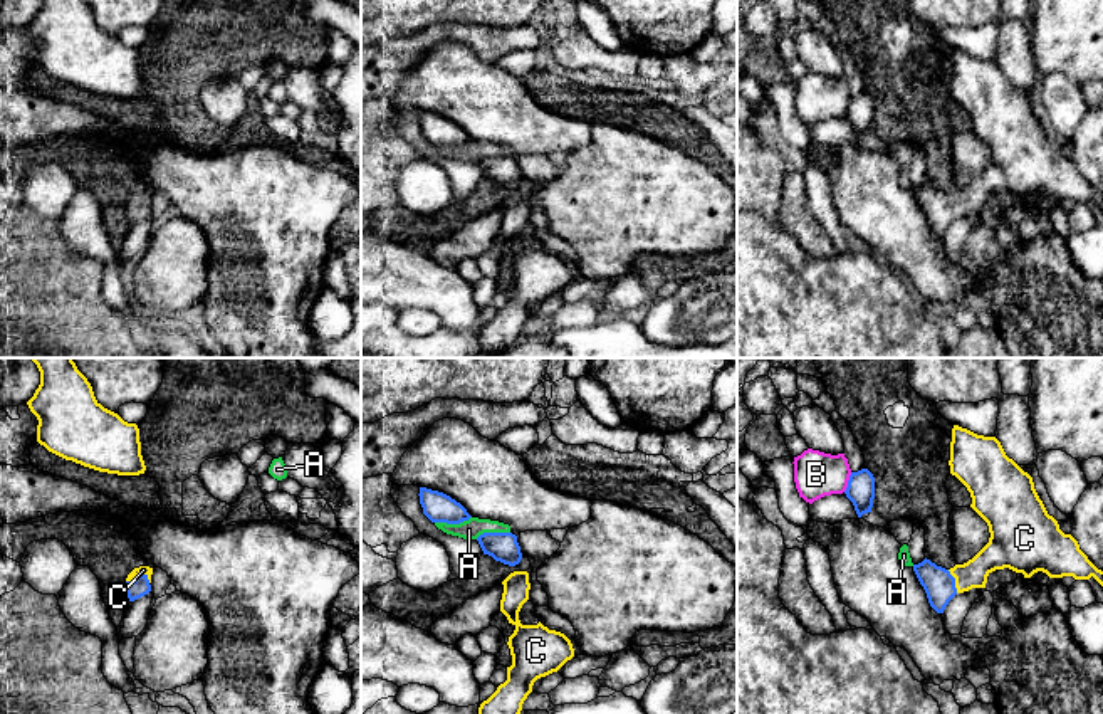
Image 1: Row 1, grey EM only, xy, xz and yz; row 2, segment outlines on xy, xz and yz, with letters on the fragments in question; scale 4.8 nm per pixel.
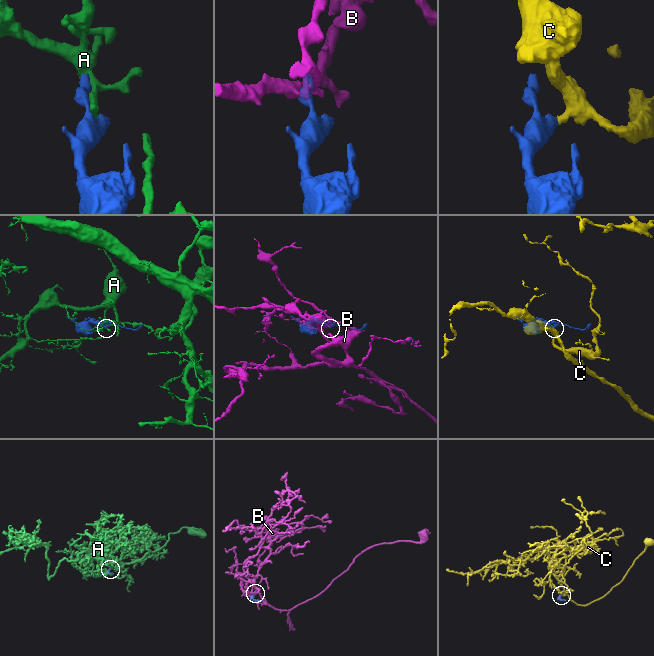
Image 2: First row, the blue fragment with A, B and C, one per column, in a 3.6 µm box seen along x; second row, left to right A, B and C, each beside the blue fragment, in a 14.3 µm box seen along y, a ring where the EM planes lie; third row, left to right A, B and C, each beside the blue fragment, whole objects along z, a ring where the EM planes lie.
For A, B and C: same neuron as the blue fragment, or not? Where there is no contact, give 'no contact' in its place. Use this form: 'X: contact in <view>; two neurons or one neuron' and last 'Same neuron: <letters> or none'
A: contact in xz; two neurons
B: contact in yz; two neurons
C: contact in xy; one neuron
Same neuron: C

